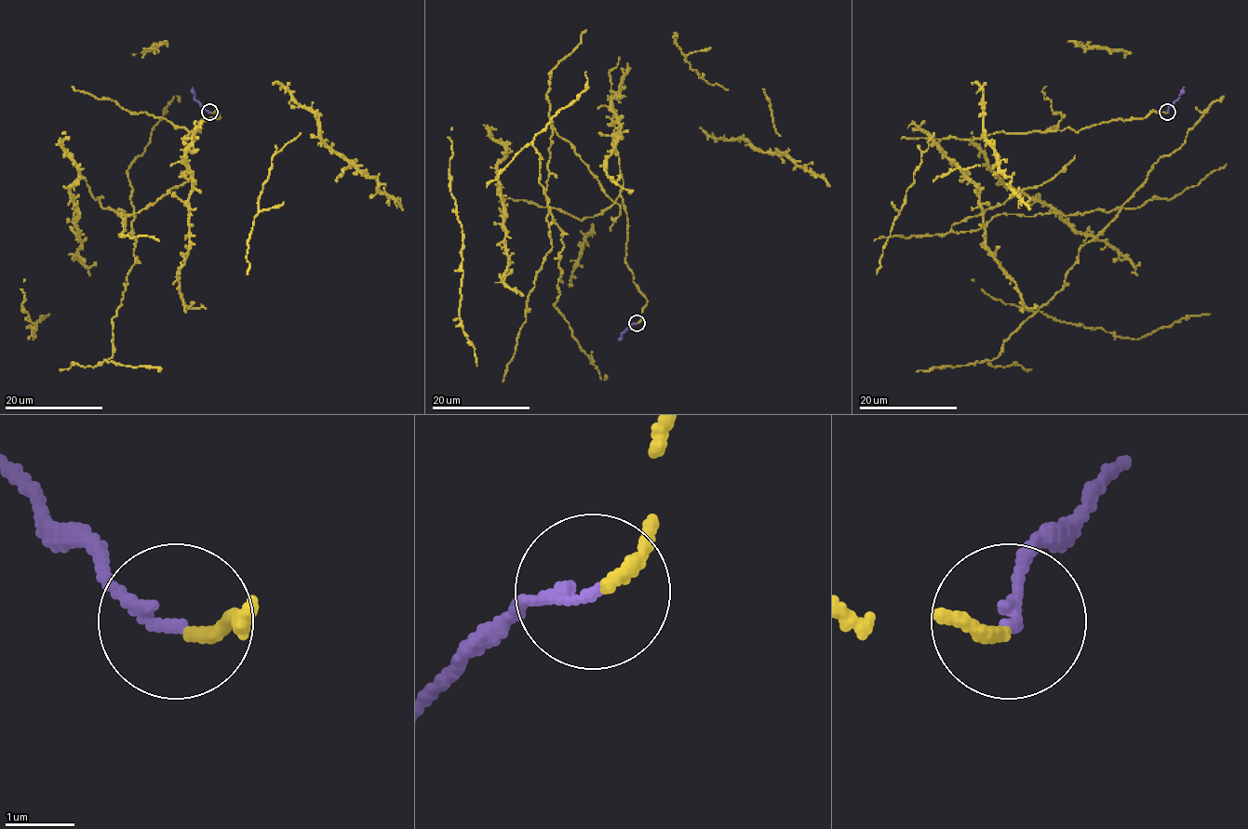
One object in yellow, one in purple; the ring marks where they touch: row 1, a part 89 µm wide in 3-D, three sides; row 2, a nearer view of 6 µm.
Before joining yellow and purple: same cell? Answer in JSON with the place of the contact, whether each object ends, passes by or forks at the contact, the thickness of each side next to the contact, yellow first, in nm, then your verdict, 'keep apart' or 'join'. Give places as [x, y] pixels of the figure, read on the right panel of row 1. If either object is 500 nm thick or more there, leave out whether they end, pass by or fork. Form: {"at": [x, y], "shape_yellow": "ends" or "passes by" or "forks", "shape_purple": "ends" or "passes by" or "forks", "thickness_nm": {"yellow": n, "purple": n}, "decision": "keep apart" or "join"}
{"at": [1167, 112], "shape_yellow": "ends", "shape_purple": "ends", "thickness_nm": {"yellow": 190, "purple": 170}, "decision": "join"}

